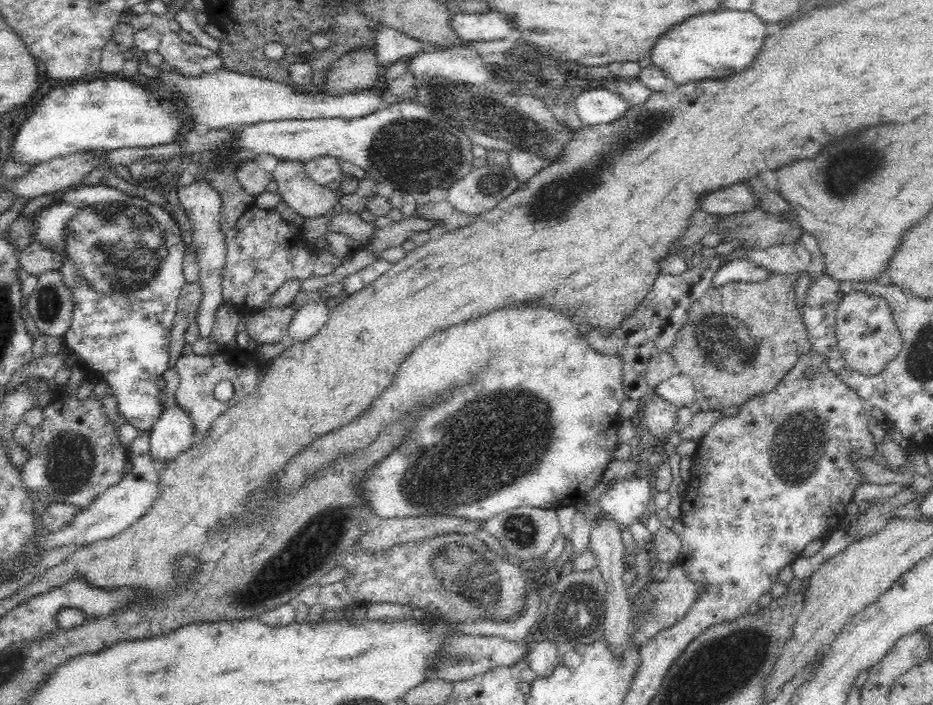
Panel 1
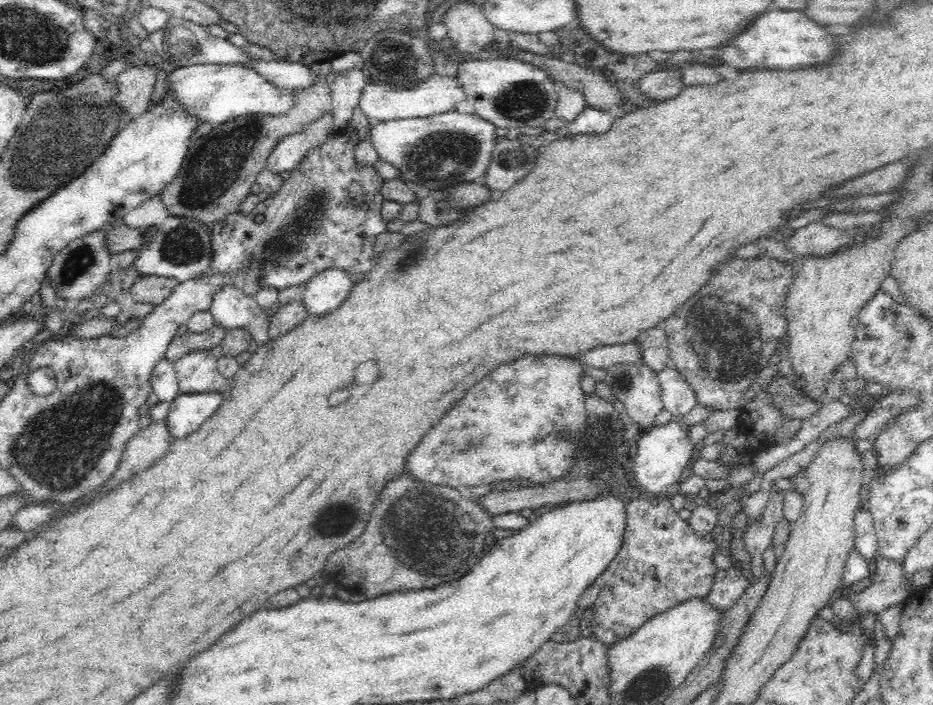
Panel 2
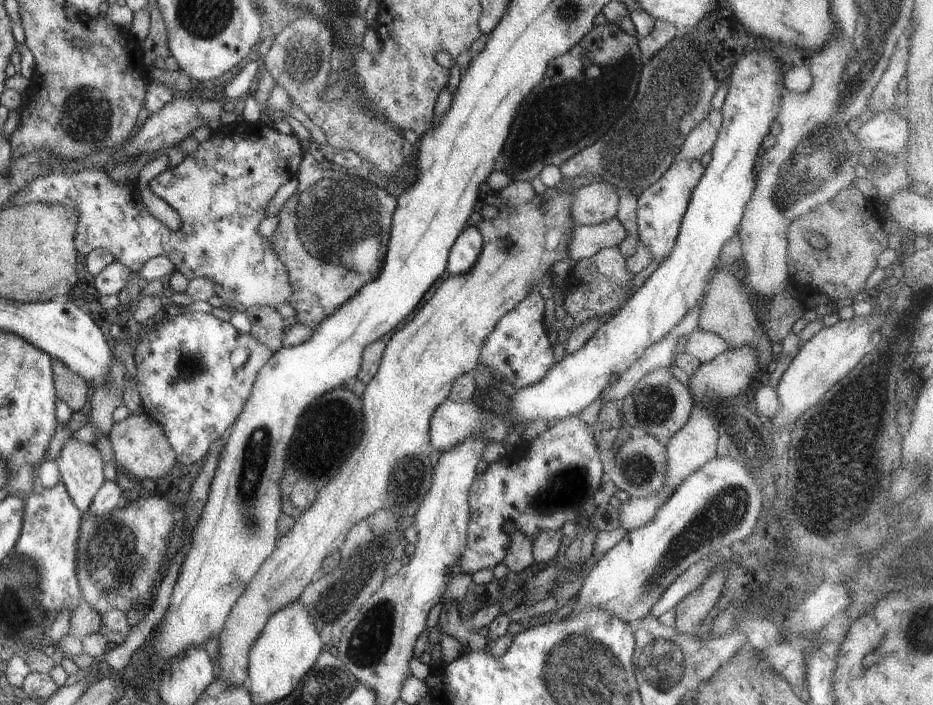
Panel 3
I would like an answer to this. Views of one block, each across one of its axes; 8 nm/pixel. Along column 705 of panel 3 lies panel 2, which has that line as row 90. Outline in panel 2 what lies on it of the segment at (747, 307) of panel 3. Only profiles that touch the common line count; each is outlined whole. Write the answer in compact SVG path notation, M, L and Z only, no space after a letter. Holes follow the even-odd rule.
M320 77L314 86L294 90L294 97L296 97L294 106L284 114L276 114L276 116L246 114L246 116L240 116L240 118L214 125L206 136L190 142L184 162L176 178L169 182L158 194L164 203L165 209L169 212L169 216L191 218L192 220L198 220L206 228L212 228L216 223L224 220L227 215L236 212L240 203L250 194L250 188L257 182L260 172L267 168L267 156L272 152L277 142L289 134L301 133L312 122L322 118L332 110L330 84L324 79L320 79Z

